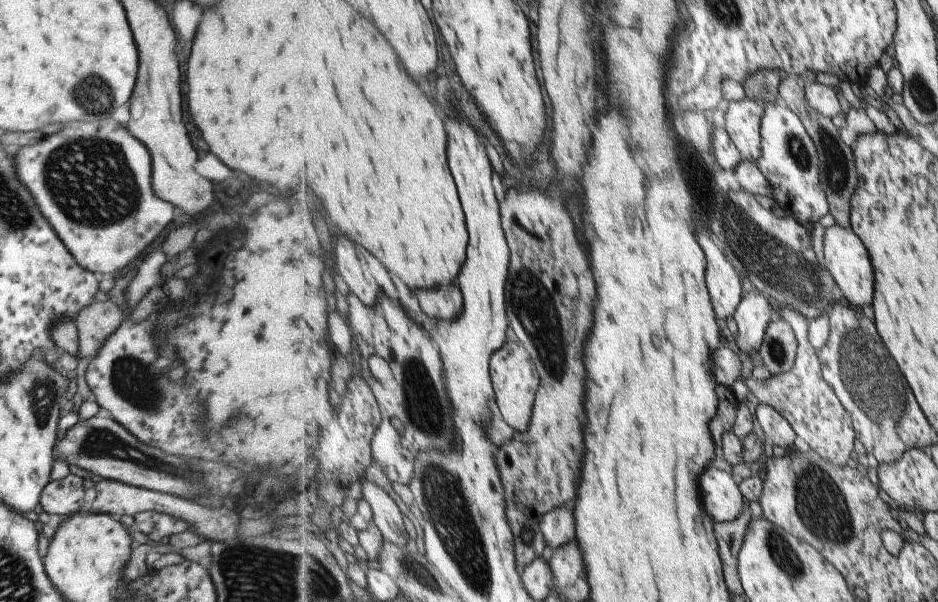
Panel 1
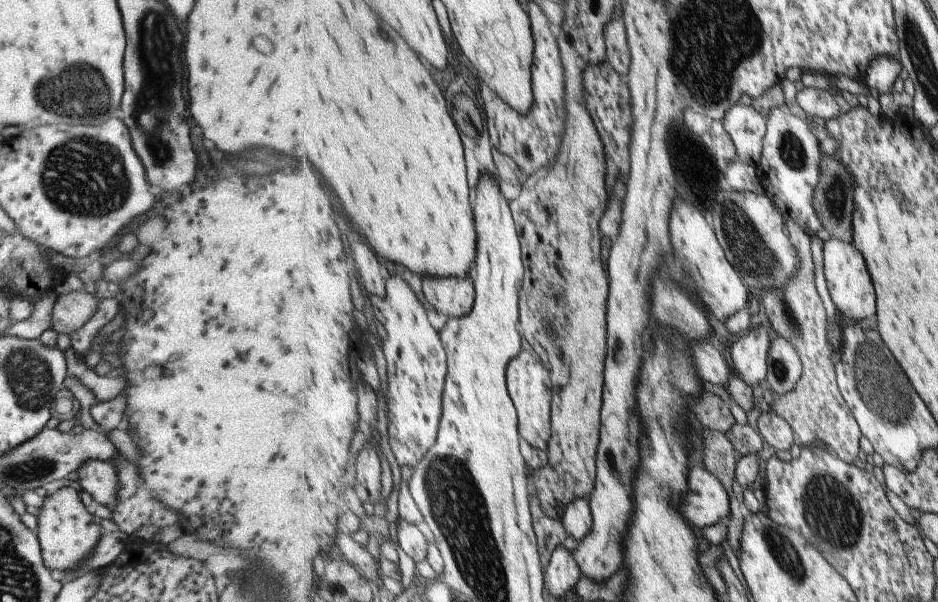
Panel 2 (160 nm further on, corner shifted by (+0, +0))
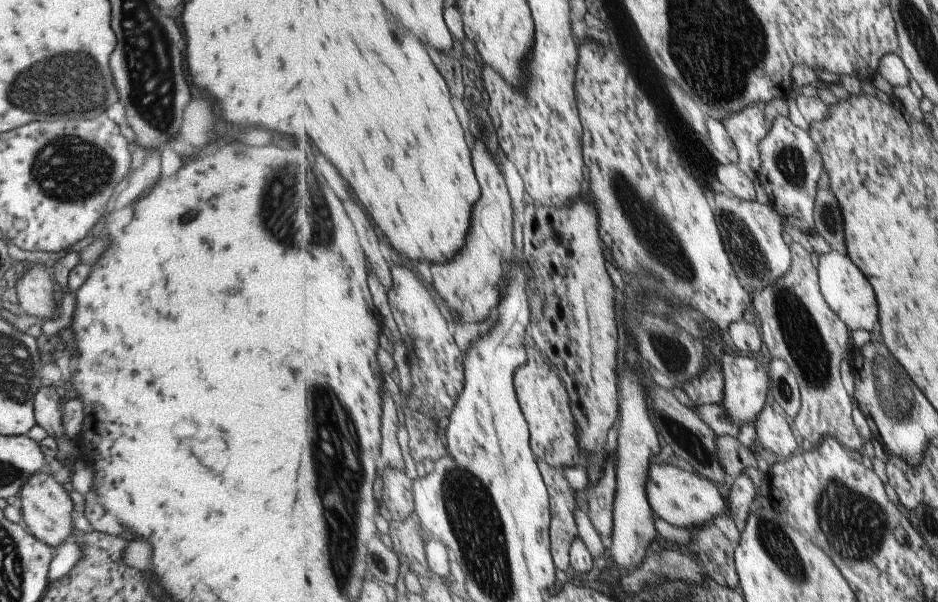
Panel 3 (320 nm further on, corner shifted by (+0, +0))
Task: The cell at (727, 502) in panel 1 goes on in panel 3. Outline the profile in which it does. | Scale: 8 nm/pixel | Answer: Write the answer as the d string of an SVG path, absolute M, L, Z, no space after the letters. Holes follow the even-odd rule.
M663 462L651 466L651 482L647 482L647 492L651 494L651 506L655 514L675 526L689 529L706 525L727 510L717 486L711 484L707 477L697 475L697 472L688 472Z

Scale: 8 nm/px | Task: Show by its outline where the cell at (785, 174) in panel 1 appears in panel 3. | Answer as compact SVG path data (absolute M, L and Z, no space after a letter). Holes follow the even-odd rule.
M779 115L761 142L761 154L761 177L772 207L782 216L785 224L806 234L815 233L815 201L817 186L823 176L824 158L813 137L808 131L795 126L788 117Z

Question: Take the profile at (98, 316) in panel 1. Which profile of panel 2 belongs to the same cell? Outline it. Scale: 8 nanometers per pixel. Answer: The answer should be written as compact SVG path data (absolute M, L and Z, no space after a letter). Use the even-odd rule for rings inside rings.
M84 290L57 295L50 318L55 332L69 334L78 329L94 313L98 301Z

